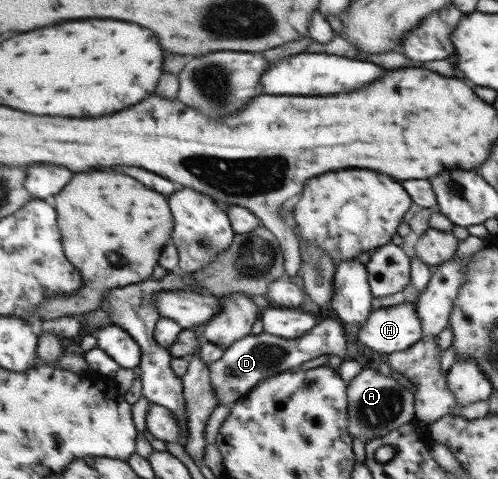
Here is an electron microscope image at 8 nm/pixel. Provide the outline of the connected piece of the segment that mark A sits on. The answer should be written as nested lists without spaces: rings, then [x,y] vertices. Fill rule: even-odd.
[[[366,368],[348,384],[349,431],[354,438],[367,441],[387,435],[416,418],[417,399],[413,391],[397,379],[382,375],[378,370]]]

